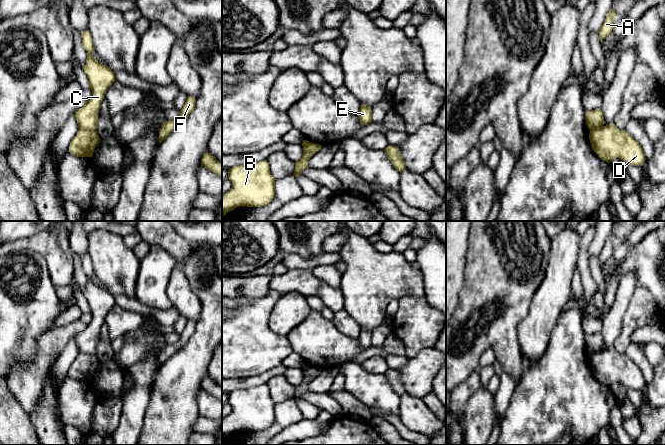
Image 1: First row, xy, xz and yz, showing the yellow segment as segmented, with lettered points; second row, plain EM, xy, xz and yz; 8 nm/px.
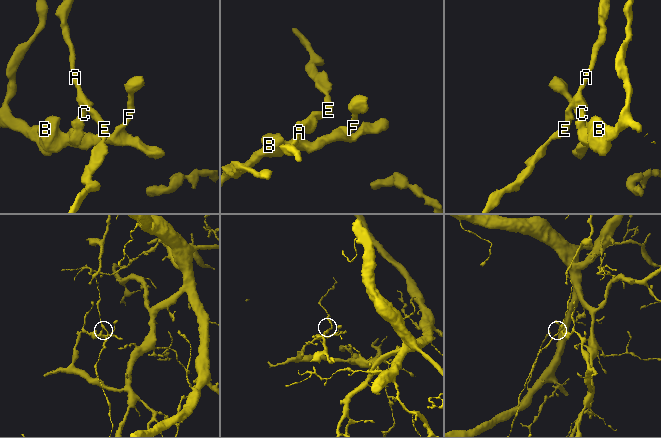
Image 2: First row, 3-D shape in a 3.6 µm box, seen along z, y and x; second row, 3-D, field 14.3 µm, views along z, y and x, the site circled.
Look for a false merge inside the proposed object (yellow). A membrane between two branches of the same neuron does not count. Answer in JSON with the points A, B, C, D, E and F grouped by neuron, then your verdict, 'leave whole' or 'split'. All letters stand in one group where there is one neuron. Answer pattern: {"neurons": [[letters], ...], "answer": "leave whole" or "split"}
{"neurons": [["A", "C", "E"], ["B", "D", "F"]], "answer": "split"}

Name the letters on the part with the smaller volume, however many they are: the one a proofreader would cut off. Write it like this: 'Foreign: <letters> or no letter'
Foreign: A, C, E

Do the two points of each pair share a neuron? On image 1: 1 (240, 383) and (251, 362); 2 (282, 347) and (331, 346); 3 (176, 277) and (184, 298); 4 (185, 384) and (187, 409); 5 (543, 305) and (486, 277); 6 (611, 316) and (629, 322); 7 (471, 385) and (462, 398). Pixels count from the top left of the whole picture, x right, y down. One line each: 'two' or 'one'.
1: two
2: two
3: one
4: one
5: two
6: two
7: one

